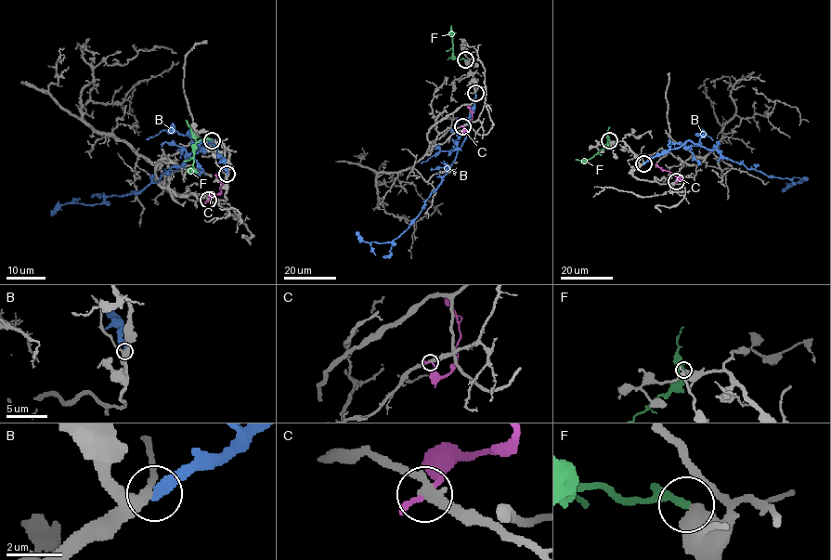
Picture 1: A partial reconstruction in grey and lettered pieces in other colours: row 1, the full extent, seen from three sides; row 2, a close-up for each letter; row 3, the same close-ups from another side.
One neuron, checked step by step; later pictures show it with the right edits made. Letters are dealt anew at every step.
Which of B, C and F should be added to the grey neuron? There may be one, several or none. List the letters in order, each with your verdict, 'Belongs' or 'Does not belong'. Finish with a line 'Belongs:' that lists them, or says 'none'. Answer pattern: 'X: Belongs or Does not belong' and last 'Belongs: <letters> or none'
B: Belongs
C: Does not belong
F: Belongs
Belongs: B, F

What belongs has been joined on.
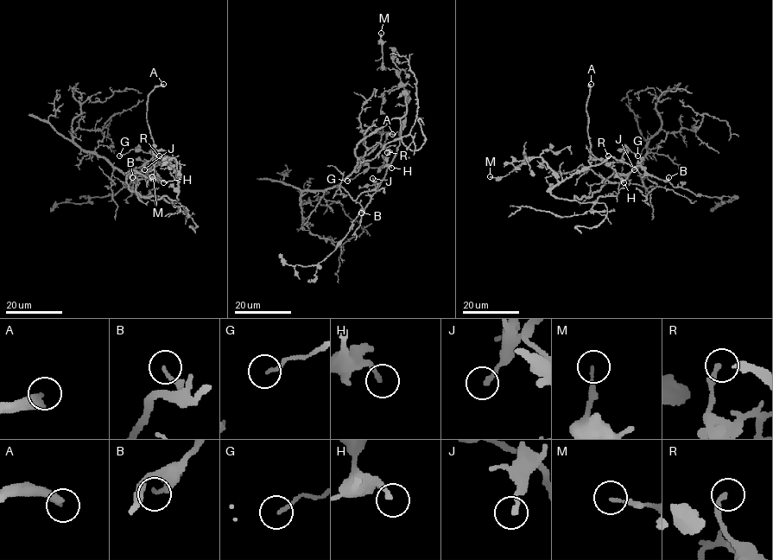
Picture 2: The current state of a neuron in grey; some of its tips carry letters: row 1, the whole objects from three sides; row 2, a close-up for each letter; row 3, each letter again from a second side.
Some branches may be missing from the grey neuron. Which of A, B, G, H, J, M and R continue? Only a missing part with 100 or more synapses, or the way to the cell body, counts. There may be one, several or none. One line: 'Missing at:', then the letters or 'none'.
Missing at: A

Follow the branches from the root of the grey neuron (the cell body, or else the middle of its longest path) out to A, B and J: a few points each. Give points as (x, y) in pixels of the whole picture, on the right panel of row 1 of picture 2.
A: (600, 160), (592, 153), (587, 135), (586, 102), (591, 84)
B: (600, 160), (591, 156), (588, 162), (598, 165), (612, 156), (639, 166), (660, 179), (668, 177)
J: (600, 160), (591, 156), (588, 162), (598, 165), (612, 156), (641, 166), (638, 163), (634, 169)

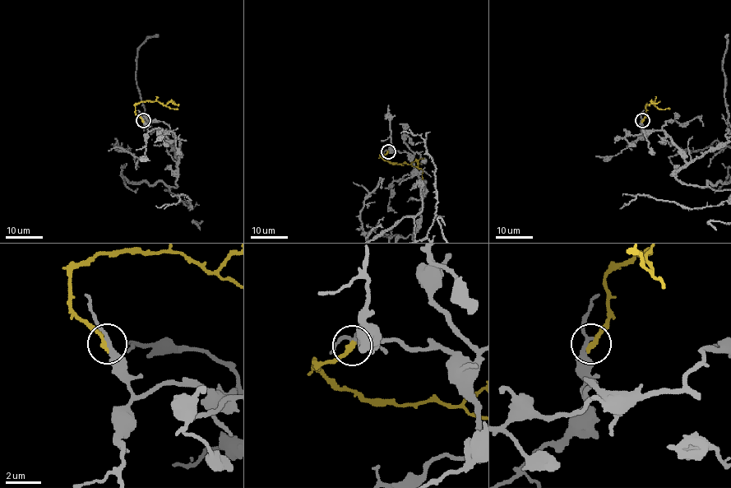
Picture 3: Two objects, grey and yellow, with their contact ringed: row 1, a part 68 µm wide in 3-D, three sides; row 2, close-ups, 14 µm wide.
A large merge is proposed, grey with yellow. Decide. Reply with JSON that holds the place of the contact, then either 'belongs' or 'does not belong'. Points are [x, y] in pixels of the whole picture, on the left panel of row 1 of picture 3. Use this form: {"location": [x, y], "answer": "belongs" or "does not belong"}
{"location": [143, 120], "answer": "does not belong"}

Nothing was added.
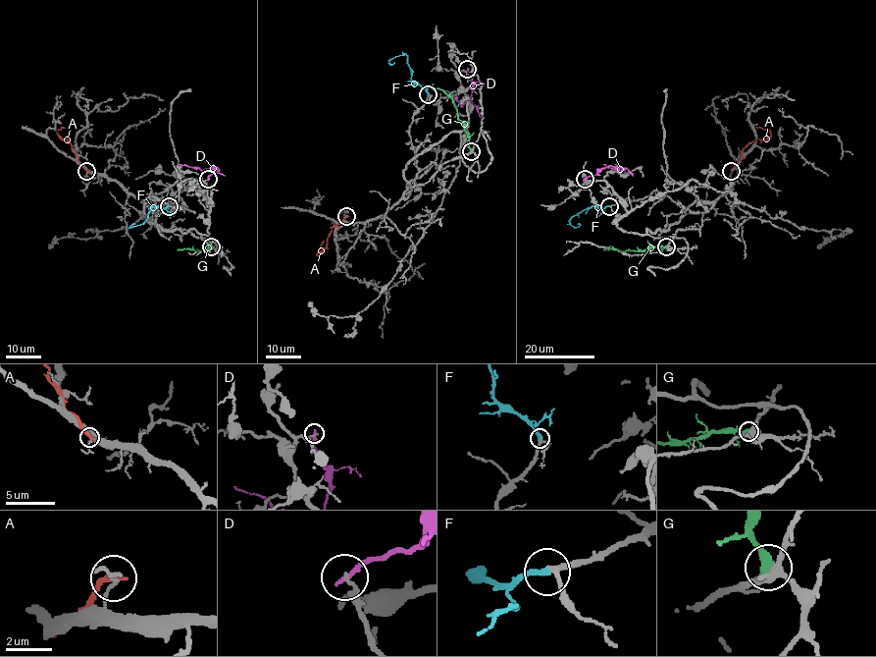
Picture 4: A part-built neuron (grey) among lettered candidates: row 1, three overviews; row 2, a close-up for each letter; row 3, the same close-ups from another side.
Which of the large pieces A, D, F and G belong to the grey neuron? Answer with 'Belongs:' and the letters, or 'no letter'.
Belongs: F

